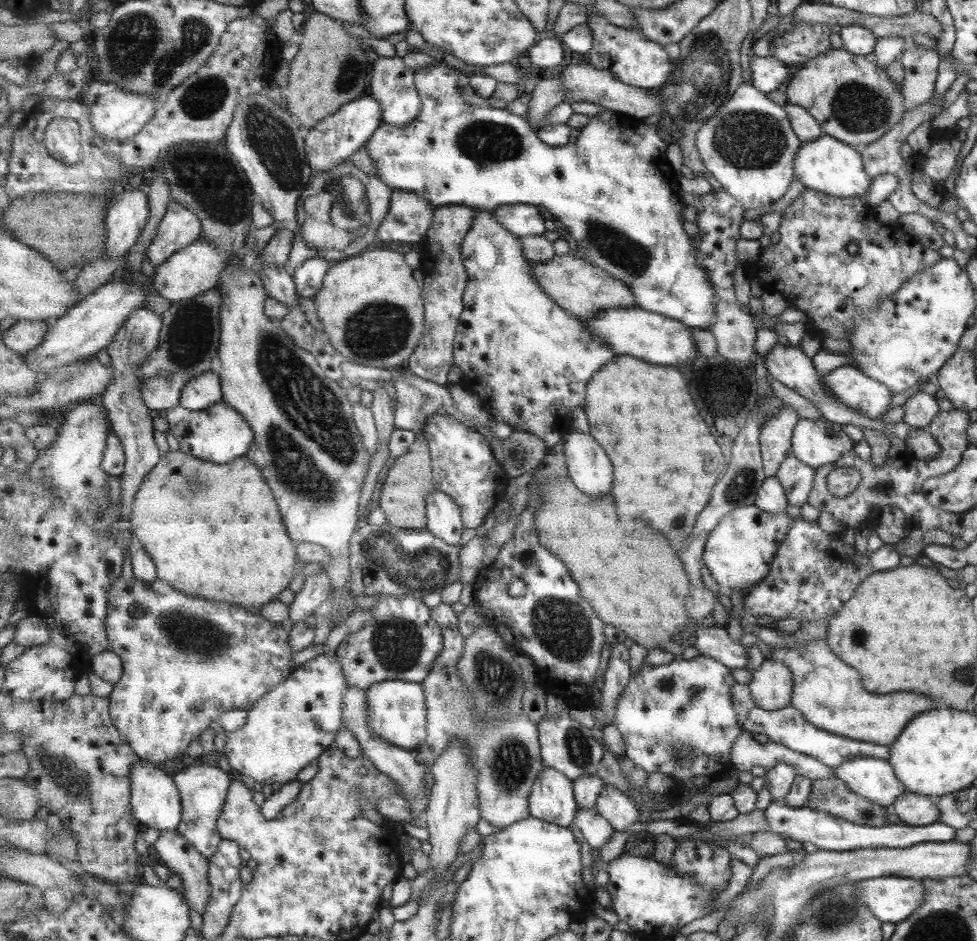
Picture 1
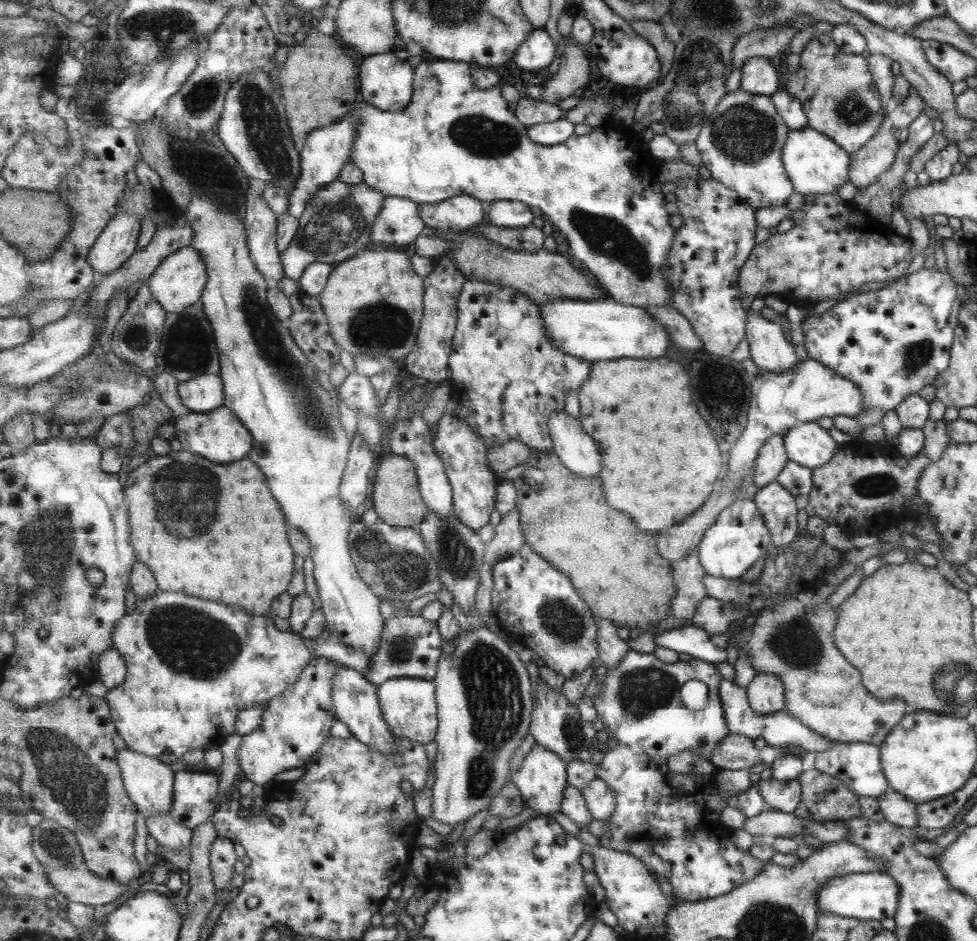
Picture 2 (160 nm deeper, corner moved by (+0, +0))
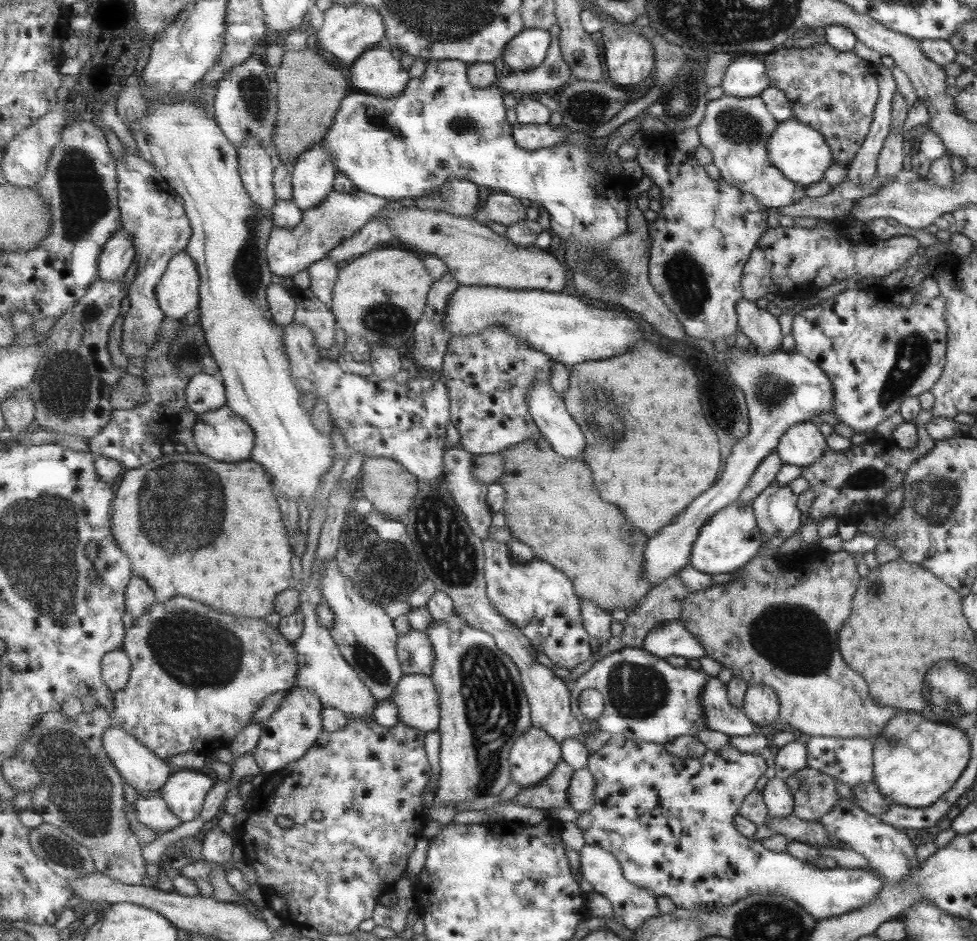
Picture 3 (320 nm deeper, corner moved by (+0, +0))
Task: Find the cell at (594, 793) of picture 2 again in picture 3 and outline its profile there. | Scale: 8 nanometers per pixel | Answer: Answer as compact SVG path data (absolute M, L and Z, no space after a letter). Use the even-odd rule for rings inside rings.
M581 767L574 771L569 787L570 807L578 813L590 811L594 807L594 796L596 795L596 777L587 767Z

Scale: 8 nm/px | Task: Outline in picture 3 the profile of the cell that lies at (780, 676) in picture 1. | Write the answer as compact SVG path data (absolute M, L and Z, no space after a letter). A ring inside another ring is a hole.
M751 685L745 696L744 712L755 726L770 726L779 719L779 698L768 685Z

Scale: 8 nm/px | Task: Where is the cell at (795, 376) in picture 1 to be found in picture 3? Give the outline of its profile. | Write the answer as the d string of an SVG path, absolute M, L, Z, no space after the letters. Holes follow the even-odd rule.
M741 299L736 311L741 317L743 332L753 340L757 356L769 356L781 350L781 331L776 315L758 308L755 301Z

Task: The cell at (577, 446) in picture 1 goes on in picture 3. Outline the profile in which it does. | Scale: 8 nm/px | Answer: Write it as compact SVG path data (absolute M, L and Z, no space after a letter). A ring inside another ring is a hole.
M535 381L528 388L529 412L536 421L544 437L563 456L583 460L585 436L575 422L572 413L567 412L564 397L559 397L550 383Z

